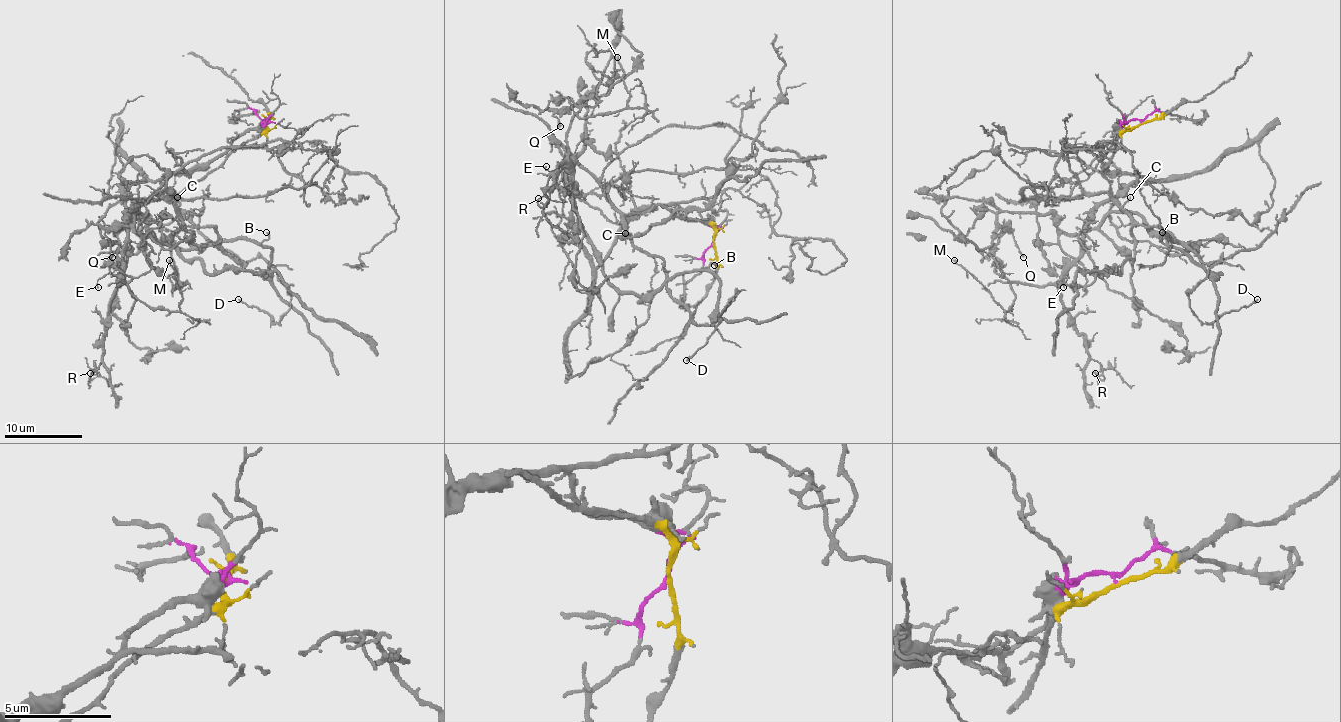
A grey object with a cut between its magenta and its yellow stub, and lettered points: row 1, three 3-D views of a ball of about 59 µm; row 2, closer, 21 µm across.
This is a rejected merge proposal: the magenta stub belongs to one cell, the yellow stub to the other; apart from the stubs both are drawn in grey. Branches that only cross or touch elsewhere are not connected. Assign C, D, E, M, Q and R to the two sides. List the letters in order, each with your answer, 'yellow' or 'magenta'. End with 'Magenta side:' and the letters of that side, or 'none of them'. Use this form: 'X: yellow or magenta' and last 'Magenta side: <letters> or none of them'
C: yellow
D: yellow
E: magenta
M: magenta
Q: magenta
R: magenta
Magenta side: E, M, Q, R

